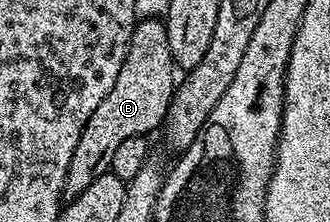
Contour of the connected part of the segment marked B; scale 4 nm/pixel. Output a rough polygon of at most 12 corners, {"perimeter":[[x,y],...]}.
{"perimeter":[[143,17],[112,91],[72,151],[64,190],[110,172],[124,139],[161,126],[176,66],[165,20]]}

